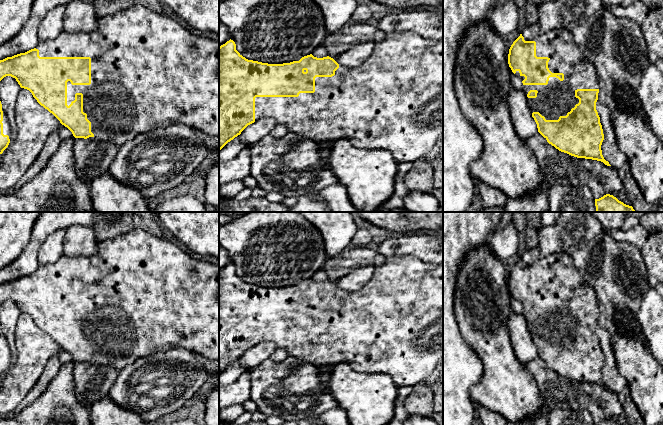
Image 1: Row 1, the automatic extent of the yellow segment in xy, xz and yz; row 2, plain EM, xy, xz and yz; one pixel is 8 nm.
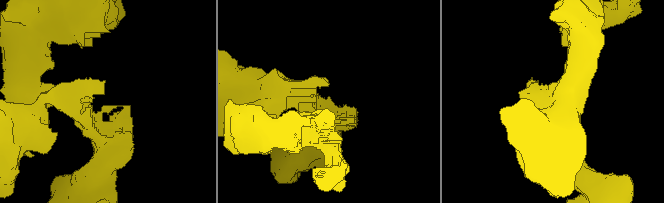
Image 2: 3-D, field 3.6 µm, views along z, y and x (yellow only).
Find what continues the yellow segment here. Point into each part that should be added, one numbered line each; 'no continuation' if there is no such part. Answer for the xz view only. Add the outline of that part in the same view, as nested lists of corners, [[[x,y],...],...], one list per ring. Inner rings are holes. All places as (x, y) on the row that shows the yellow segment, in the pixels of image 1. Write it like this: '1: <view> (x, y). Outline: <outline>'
1: xz (394, 101). Outline: [[[409,31],[386,34],[384,40],[375,46],[372,55],[358,68],[339,65],[334,76],[316,77],[314,93],[300,93],[298,97],[256,97],[255,121],[268,117],[274,119],[278,124],[285,125],[288,132],[316,142],[349,139],[353,146],[361,149],[384,149],[389,151],[398,164],[414,162],[425,157],[435,146],[438,137],[443,134],[443,41],[425,39]]]

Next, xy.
1: xy (148, 71). Outline: [[[133,4],[128,8],[111,15],[100,17],[96,29],[89,33],[62,32],[55,39],[39,42],[36,47],[40,57],[90,57],[91,58],[91,84],[72,85],[67,82],[67,105],[75,100],[76,93],[83,94],[83,112],[91,122],[93,137],[87,138],[99,142],[109,142],[121,147],[128,141],[132,141],[138,135],[159,130],[169,124],[184,124],[207,135],[219,136],[219,40],[201,36],[191,29],[184,27],[176,20],[164,13],[157,13],[143,5]]]

